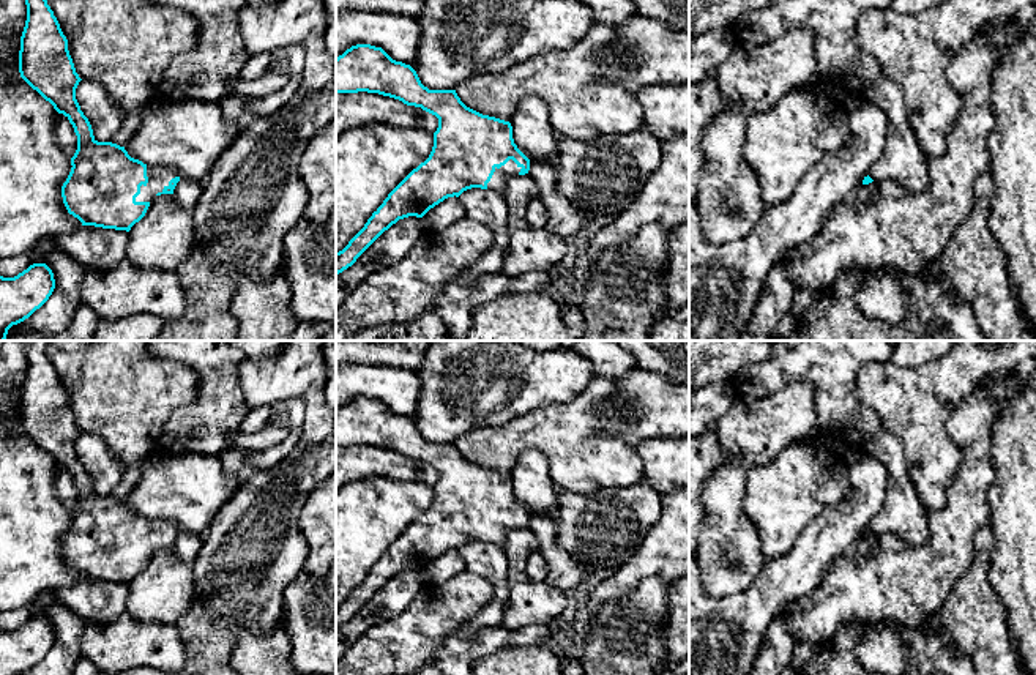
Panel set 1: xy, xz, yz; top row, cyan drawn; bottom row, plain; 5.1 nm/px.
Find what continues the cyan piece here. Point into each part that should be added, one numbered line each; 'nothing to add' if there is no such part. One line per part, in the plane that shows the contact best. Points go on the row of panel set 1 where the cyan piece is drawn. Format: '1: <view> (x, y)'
1: xz (497, 183)

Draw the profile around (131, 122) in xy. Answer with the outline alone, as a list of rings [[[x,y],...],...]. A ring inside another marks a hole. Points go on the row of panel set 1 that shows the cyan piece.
[[[143,109],[125,115],[121,126],[114,132],[110,142],[125,147],[137,131]]]

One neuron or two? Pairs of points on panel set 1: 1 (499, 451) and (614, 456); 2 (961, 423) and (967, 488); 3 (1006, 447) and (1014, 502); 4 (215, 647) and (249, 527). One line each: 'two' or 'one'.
1: one
2: one
3: one
4: one

